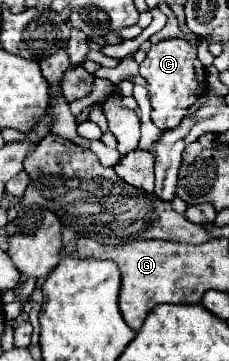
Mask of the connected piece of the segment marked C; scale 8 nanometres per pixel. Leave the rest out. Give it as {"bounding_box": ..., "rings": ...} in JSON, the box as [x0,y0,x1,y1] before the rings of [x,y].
{"bounding_box":[140,39,206,129],"rings":[[[162,39],[152,45],[146,59],[140,63],[140,75],[148,81],[150,103],[152,103],[152,121],[160,129],[178,127],[182,117],[188,115],[188,107],[196,103],[206,87],[206,69],[196,57],[196,45],[188,39]]]}

